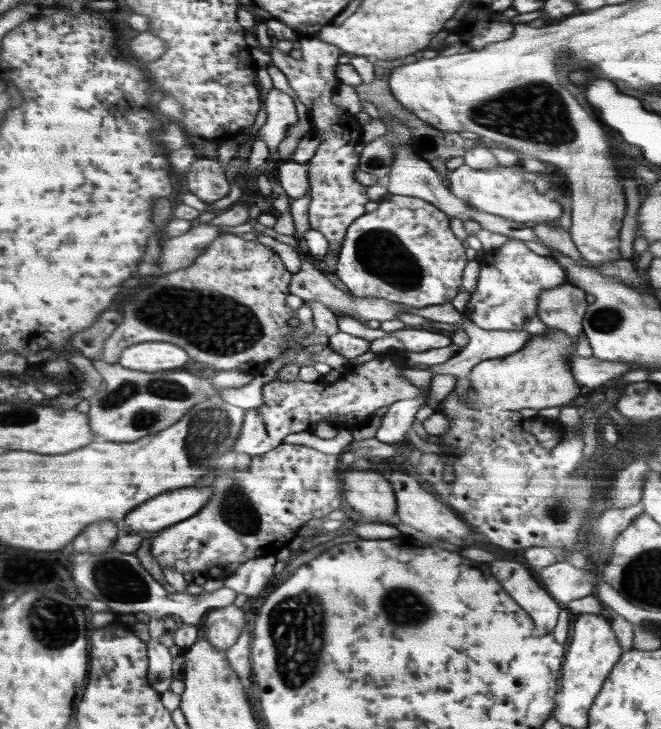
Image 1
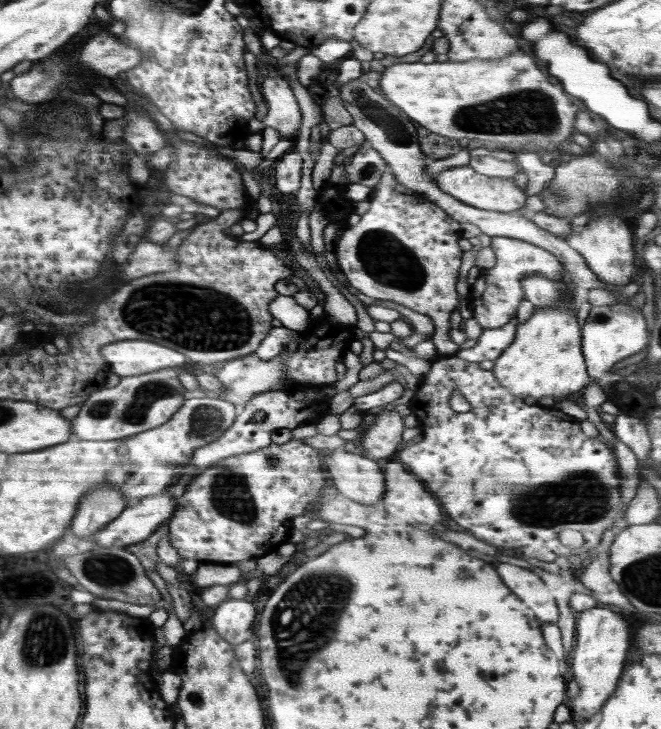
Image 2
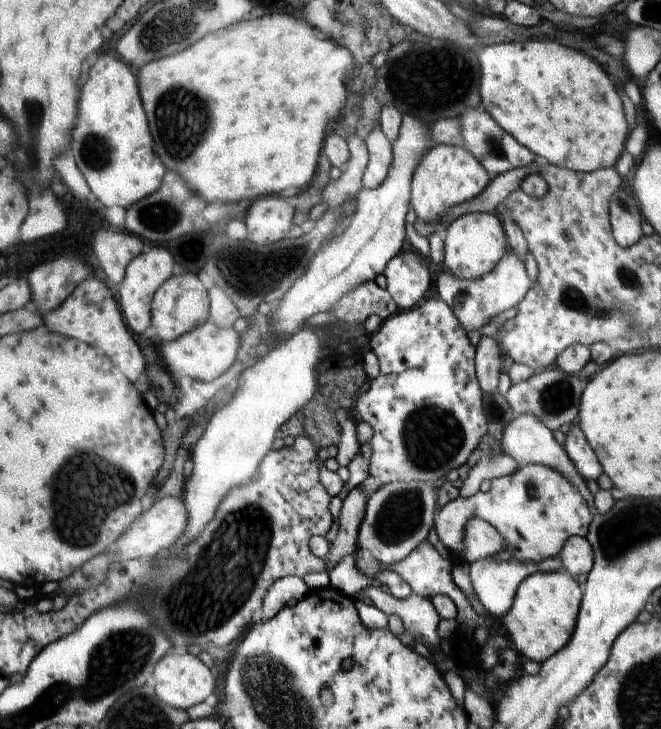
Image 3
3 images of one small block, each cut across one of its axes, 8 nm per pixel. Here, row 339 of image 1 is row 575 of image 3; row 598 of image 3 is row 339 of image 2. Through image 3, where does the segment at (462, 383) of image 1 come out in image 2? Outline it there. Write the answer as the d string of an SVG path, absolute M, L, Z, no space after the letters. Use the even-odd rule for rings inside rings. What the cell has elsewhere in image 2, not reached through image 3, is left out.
M514 317L500 328L483 329L474 347L460 349L452 356L471 363L480 363L484 360L494 361L512 344L518 323L518 319Z

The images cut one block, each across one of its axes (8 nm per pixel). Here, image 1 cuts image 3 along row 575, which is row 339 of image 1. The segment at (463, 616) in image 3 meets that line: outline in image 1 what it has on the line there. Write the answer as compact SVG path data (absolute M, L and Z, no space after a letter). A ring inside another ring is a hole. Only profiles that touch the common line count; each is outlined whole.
M336 313L336 317L338 317L338 330L340 332L347 332L348 334L352 334L352 336L365 338L370 342L394 334L404 344L404 349L412 352L424 352L425 350L432 350L432 348L444 348L444 346L450 346L452 343L450 337L428 328L405 326L402 330L386 333L380 327L378 329L367 327L359 319L348 316L348 314Z

